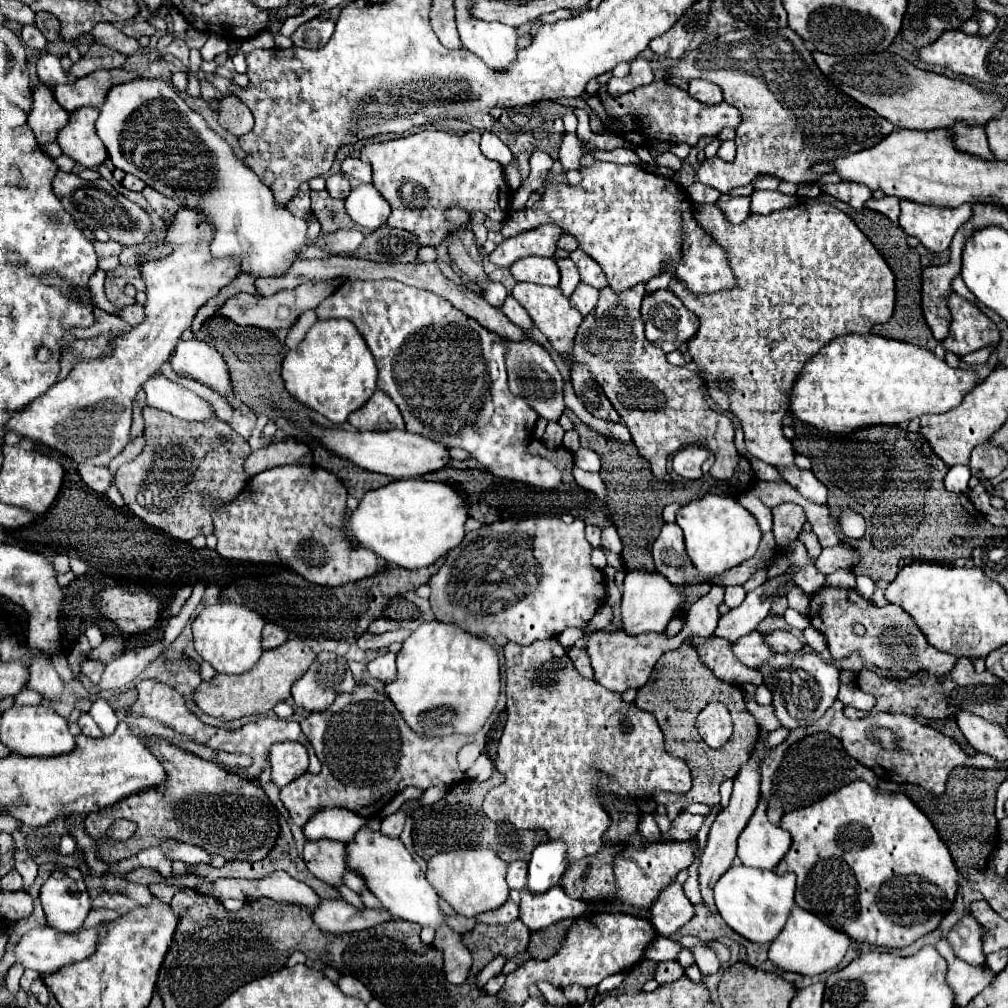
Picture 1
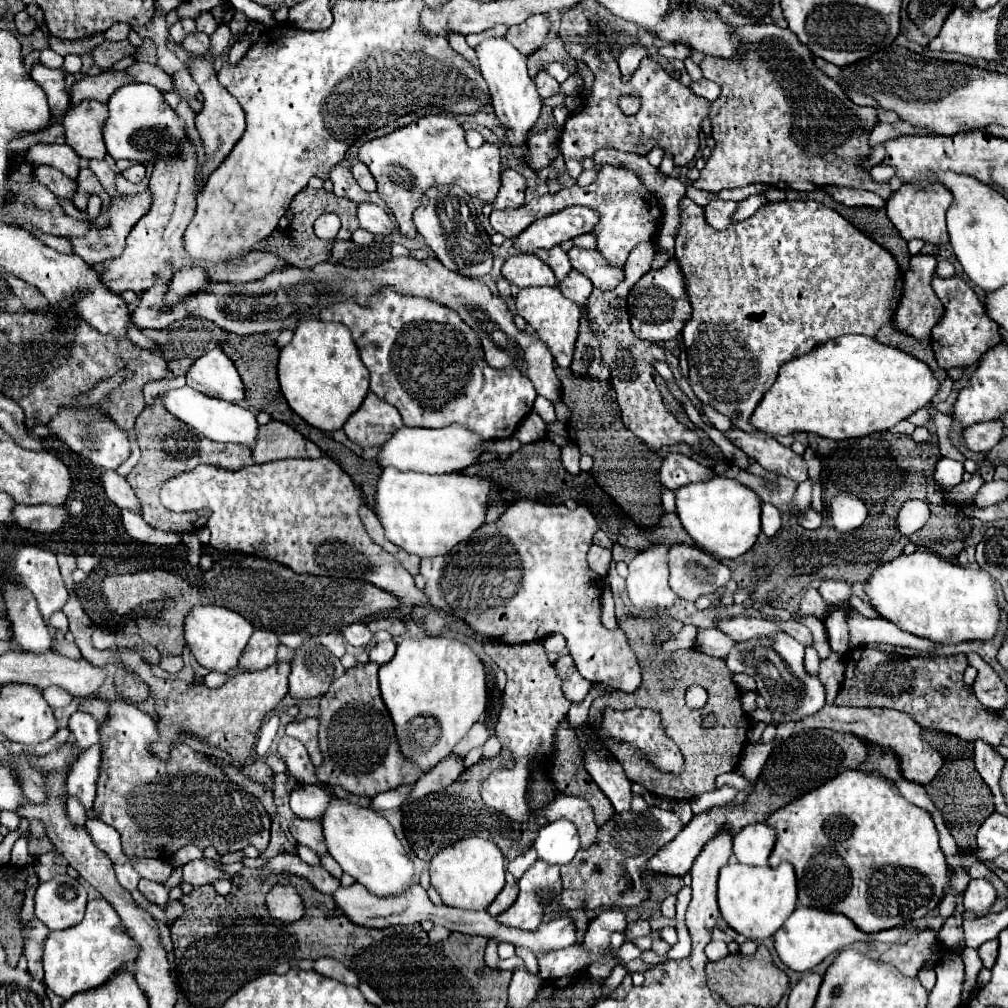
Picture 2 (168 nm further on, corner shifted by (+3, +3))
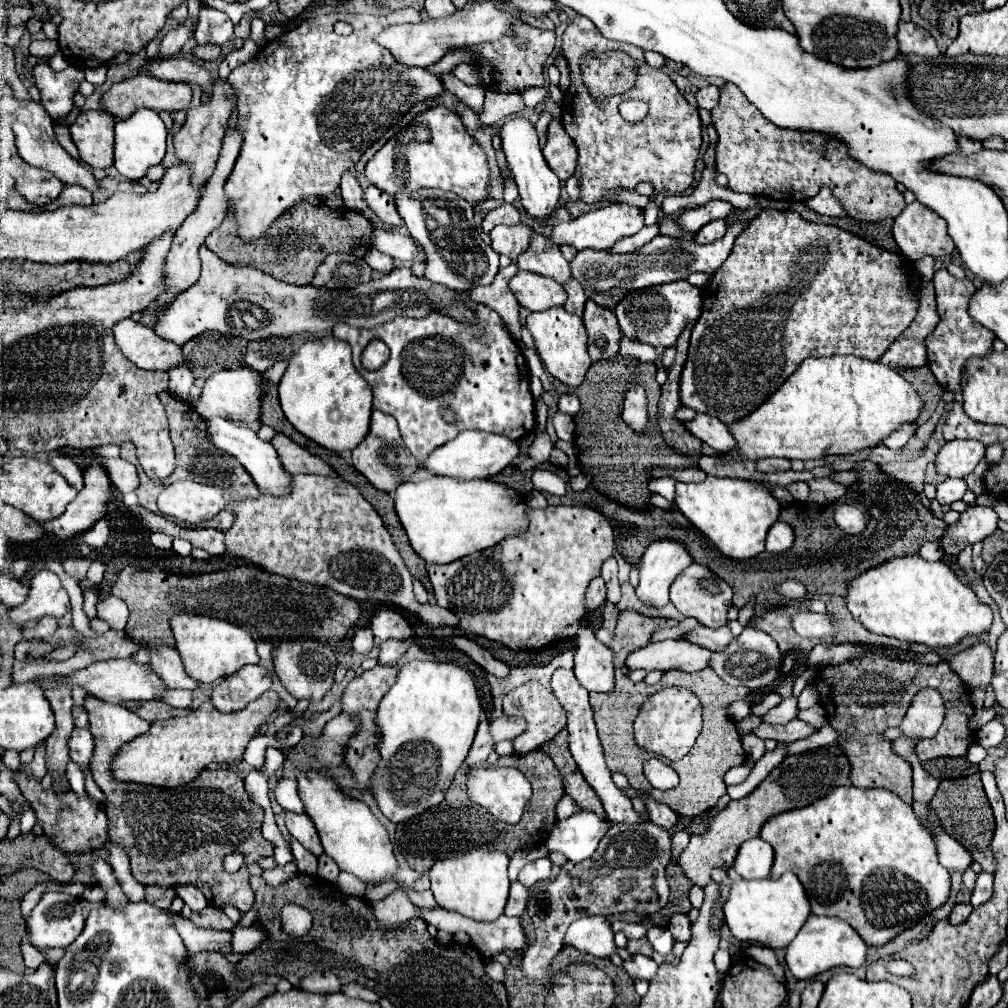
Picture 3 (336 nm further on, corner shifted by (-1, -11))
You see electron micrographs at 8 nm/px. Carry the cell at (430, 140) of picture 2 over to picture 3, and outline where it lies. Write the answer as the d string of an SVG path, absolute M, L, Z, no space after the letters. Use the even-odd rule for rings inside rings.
M436 106L418 114L410 126L390 138L386 146L368 160L366 178L376 188L392 196L406 190L440 188L462 196L470 204L486 202L492 198L486 154L482 152L480 144L466 132L460 116L444 106Z

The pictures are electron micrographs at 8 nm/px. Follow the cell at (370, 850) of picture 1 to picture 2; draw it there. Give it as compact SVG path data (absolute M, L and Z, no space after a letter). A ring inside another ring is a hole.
M334 798L320 822L324 828L324 838L330 856L334 856L342 870L350 874L358 884L366 886L372 894L398 894L412 886L412 860L402 848L388 820L376 810Z

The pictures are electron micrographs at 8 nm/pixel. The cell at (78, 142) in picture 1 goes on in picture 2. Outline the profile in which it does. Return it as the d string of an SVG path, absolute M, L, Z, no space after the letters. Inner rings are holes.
M82 100L72 106L64 116L66 142L86 160L102 160L106 156L106 144L102 128L108 120L108 106L98 100Z

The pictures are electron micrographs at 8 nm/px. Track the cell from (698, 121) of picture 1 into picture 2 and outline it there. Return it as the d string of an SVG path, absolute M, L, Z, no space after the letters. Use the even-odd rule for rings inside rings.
M602 38L598 50L586 50L582 56L584 64L592 70L594 74L594 82L592 88L588 92L586 98L582 98L582 106L570 114L570 118L564 124L564 134L562 134L562 156L566 162L566 170L570 174L570 178L578 178L582 168L582 160L584 158L592 158L600 148L614 148L620 152L634 152L634 154L642 154L646 156L654 146L662 148L664 152L668 152L674 160L674 166L688 166L686 162L690 162L694 158L694 154L698 152L698 132L700 132L700 122L704 118L708 118L708 110L710 110L710 102L692 94L688 86L680 84L678 80L674 80L670 74L666 74L662 70L660 64L656 64L652 58L644 58L638 66L638 70L634 72L630 82L622 82L622 74L618 68L618 60L614 56L614 52L608 46L608 40ZM622 94L636 94L642 100L642 108L638 110L638 114L634 116L626 116L620 106L618 106L618 98Z

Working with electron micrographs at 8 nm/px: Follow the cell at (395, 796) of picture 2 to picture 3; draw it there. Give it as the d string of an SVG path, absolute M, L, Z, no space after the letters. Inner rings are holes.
M412 660L398 666L396 682L382 698L376 716L382 734L380 742L382 762L374 772L372 792L378 802L378 808L388 820L396 824L406 822L408 818L422 814L424 810L438 806L444 800L444 794L456 770L462 766L472 746L472 740L480 724L480 712L482 706L478 690L474 686L472 674L466 668L450 662L428 662L428 660Z

